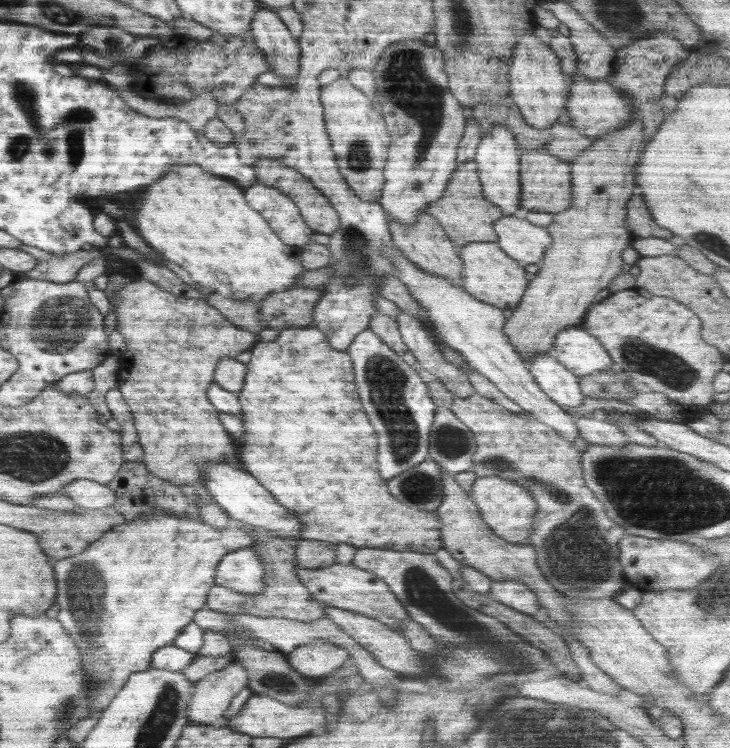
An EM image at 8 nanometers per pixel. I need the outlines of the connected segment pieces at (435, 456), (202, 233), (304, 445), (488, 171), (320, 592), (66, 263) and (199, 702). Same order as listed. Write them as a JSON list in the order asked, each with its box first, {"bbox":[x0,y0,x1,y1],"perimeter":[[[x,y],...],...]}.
[{"bbox":[427,407,477,475],"perimeter":[[[444,407],[435,412],[429,445],[427,458],[452,475],[469,470],[477,447],[472,431]]]},{"bbox":[134,166,305,302],"perimeter":[[[174,166],[140,194],[142,200],[134,214],[136,230],[166,260],[184,268],[195,283],[210,293],[244,302],[259,301],[270,293],[292,290],[299,274],[305,270],[301,263],[301,248],[284,244],[262,215],[246,203],[244,193],[244,188],[228,178],[208,174],[200,166]]]},{"bbox":[236,326,442,555],"perimeter":[[[316,326],[308,327],[288,327],[282,329],[274,342],[258,341],[250,349],[252,354],[250,361],[247,363],[247,373],[245,376],[244,386],[238,392],[238,400],[242,406],[242,422],[244,422],[244,434],[238,438],[238,458],[236,464],[244,468],[248,474],[252,475],[272,496],[278,504],[282,504],[284,508],[292,510],[302,522],[308,522],[303,526],[301,540],[308,541],[326,541],[338,544],[348,544],[356,548],[377,548],[390,549],[398,551],[422,552],[422,554],[433,555],[442,548],[440,541],[441,524],[439,518],[433,511],[422,511],[412,509],[402,504],[397,498],[386,490],[384,480],[378,476],[378,462],[376,462],[376,450],[378,450],[378,438],[374,428],[370,426],[368,416],[362,410],[362,404],[358,400],[356,394],[356,386],[354,386],[354,368],[352,368],[352,360],[346,351],[336,350],[330,347],[325,334]]]},{"bbox":[474,126,522,216],"perimeter":[[[494,126],[488,134],[481,138],[478,144],[474,162],[477,164],[477,173],[482,185],[483,196],[492,206],[498,206],[506,216],[517,215],[522,211],[520,207],[520,150],[514,142],[514,136],[506,126]]]},{"bbox":[294,564,410,630],"perimeter":[[[296,564],[294,573],[298,575],[300,583],[308,589],[312,598],[324,607],[340,608],[366,617],[383,622],[394,630],[401,629],[401,622],[410,620],[408,612],[400,605],[400,601],[396,595],[388,588],[384,581],[361,570],[352,564],[332,564],[326,568],[318,568],[318,570],[304,570],[300,565]]]},{"bbox":[16,245,102,283],"perimeter":[[[21,245],[20,250],[33,256],[37,260],[37,263],[34,268],[16,274],[19,279],[37,278],[38,280],[58,283],[74,281],[81,268],[84,268],[86,264],[92,262],[92,260],[102,254],[99,248],[89,251],[80,249],[72,254],[65,253],[61,254],[61,256],[56,256],[30,245]]]},{"bbox":[187,660,247,724],"perimeter":[[[233,660],[222,670],[208,673],[192,684],[193,693],[187,708],[188,723],[215,724],[221,721],[233,696],[247,687],[247,672],[240,661]]]}]

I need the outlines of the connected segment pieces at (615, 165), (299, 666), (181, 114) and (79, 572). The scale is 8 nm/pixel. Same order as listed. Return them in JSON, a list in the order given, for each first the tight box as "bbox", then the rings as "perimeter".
[{"bbox":[503,110,644,362],"perimeter":[[[639,110],[638,117],[631,121],[618,132],[596,138],[593,145],[588,146],[577,159],[570,162],[572,206],[564,212],[554,213],[553,221],[545,227],[552,237],[552,244],[545,250],[539,272],[528,283],[519,305],[513,309],[503,328],[503,333],[508,335],[508,342],[526,362],[533,356],[547,353],[552,349],[555,336],[561,330],[581,326],[598,292],[608,288],[612,279],[621,272],[622,251],[635,239],[626,228],[626,204],[637,190],[633,166],[639,161],[640,148],[644,145],[642,144],[644,126]]]},{"bbox":[285,640,350,678],"perimeter":[[[315,640],[285,655],[290,666],[308,678],[322,678],[350,662],[348,651],[329,640]]]},{"bbox":[176,92,217,134],"perimeter":[[[204,92],[192,98],[192,102],[185,104],[184,108],[176,110],[176,116],[186,121],[198,134],[204,134],[206,124],[217,114],[217,106],[216,100],[212,98],[212,92]]]},{"bbox":[54,511,252,717],"perimeter":[[[150,511],[123,525],[114,525],[98,541],[77,556],[54,562],[60,606],[58,620],[80,651],[86,680],[90,682],[89,707],[98,717],[132,674],[151,666],[155,650],[172,645],[194,614],[205,607],[209,590],[214,587],[220,560],[234,550],[252,547],[250,523],[231,520],[225,529],[210,526],[202,519],[189,519],[168,511]]]}]

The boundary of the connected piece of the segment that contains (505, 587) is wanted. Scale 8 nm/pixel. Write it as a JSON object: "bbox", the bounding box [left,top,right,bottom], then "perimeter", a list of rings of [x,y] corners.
{"bbox":[489,580,540,616],"perimeter":[[[516,580],[494,581],[490,590],[489,594],[492,599],[516,612],[533,616],[540,610],[536,593]]]}

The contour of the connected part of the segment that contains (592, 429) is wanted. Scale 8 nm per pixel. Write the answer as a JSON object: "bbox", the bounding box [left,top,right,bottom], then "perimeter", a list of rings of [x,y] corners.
{"bbox":[574,415,628,448],"perimeter":[[[598,415],[594,418],[580,416],[574,421],[583,442],[614,448],[623,447],[628,442],[627,436],[616,425],[604,421]]]}

